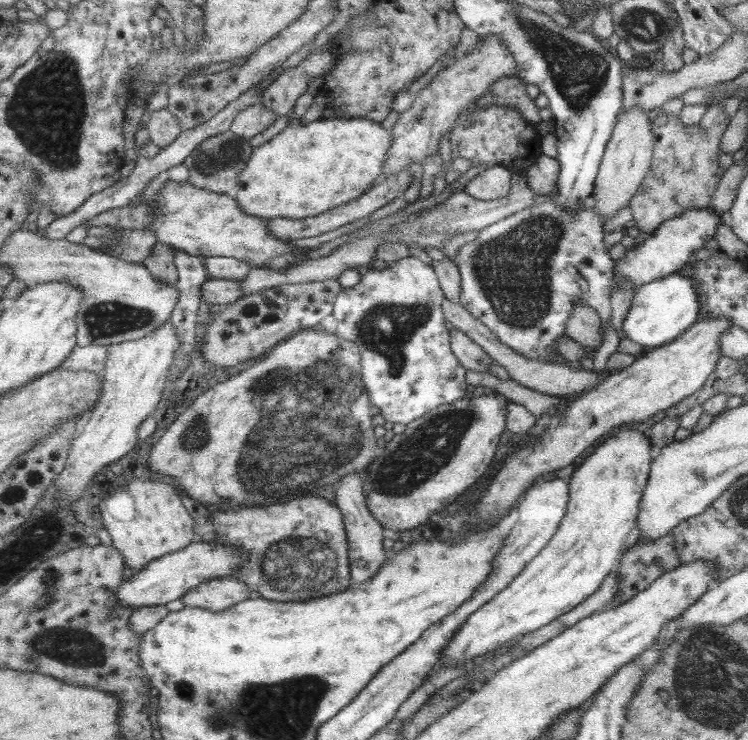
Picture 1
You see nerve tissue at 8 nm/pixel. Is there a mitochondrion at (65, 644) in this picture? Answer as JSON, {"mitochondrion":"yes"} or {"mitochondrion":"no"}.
{"mitochondrion":"yes"}

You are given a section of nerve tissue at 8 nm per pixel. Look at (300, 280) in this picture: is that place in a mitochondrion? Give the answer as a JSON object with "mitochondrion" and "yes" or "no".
{"mitochondrion":"no"}

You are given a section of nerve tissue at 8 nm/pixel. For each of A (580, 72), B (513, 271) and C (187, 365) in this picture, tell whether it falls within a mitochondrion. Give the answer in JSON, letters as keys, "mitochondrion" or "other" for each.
{"A":"mitochondrion","B":"mitochondrion","C":"other"}

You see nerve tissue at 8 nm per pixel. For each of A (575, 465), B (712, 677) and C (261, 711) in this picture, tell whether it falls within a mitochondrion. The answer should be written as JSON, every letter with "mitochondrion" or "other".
{"A":"other","B":"mitochondrion","C":"mitochondrion"}

